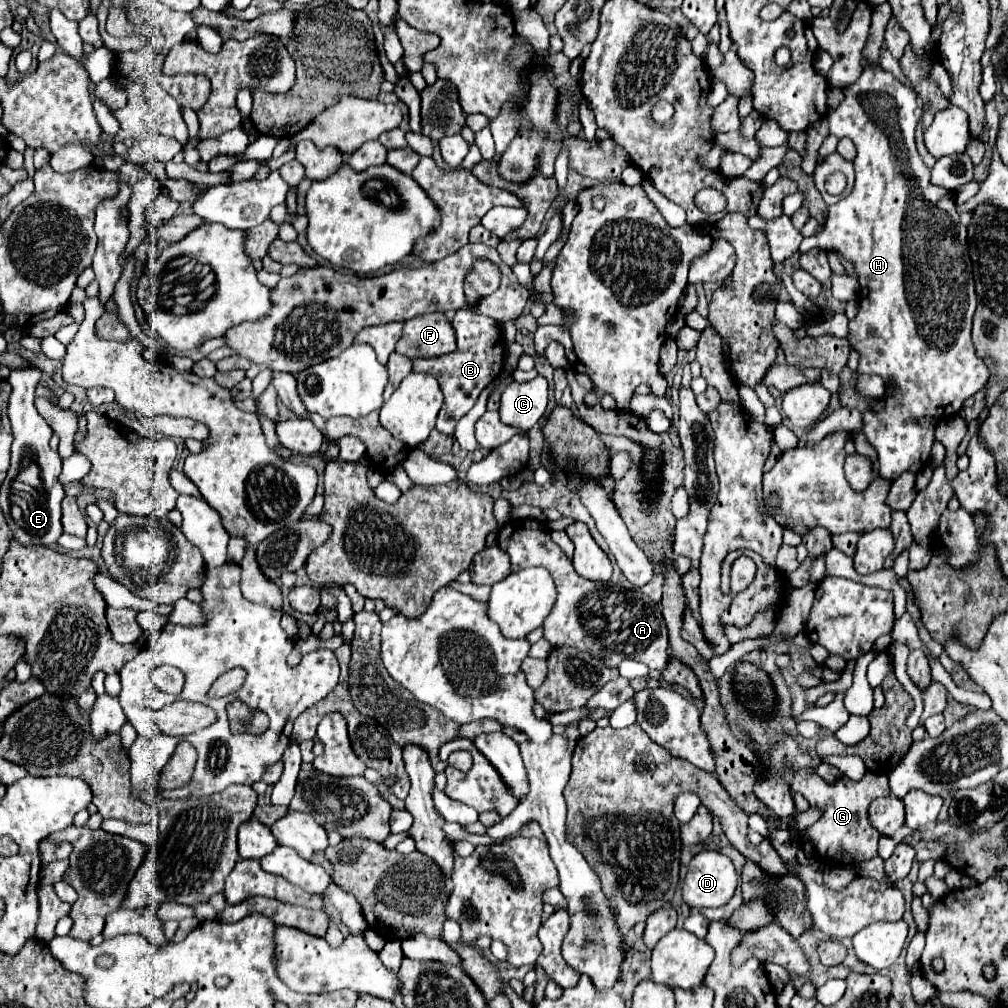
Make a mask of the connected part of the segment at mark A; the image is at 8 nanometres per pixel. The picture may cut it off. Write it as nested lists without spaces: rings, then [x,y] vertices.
[[[510,519],[500,527],[496,545],[510,557],[510,571],[544,567],[556,583],[556,601],[544,619],[544,639],[552,647],[570,645],[602,659],[606,667],[618,667],[622,659],[634,659],[650,669],[664,669],[668,663],[668,631],[660,605],[648,595],[612,583],[596,583],[580,577],[572,561],[550,539],[550,529],[536,519]]]

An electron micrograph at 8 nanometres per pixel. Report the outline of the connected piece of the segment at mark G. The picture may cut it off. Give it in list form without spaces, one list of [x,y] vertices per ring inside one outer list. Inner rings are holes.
[[[814,767],[800,769],[794,777],[794,791],[800,791],[812,807],[822,809],[822,817],[804,833],[800,833],[806,839],[812,839],[816,853],[832,863],[838,865],[850,865],[854,859],[872,859],[876,857],[878,849],[878,831],[868,821],[868,805],[878,799],[890,795],[888,789],[888,777],[878,773],[866,773],[860,781],[852,781],[848,777],[842,777],[838,783],[828,785],[820,775],[816,775]]]

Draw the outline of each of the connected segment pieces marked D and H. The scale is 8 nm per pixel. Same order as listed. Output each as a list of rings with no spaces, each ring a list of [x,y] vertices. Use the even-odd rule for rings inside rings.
[[[704,849],[688,863],[682,885],[682,899],[692,909],[726,905],[738,885],[738,875],[730,859],[718,851]]]
[[[864,63],[858,81],[846,85],[842,91],[844,101],[828,113],[828,121],[830,133],[848,137],[856,145],[856,183],[848,197],[828,209],[824,231],[802,241],[800,253],[810,247],[820,247],[836,251],[854,263],[860,285],[858,313],[848,323],[846,339],[860,355],[858,373],[876,373],[884,379],[886,387],[892,383],[892,391],[868,403],[868,409],[862,413],[862,431],[878,453],[878,475],[886,481],[894,481],[904,471],[920,473],[930,459],[934,425],[920,423],[920,419],[942,419],[952,411],[952,405],[956,405],[958,413],[962,403],[986,385],[988,367],[976,357],[970,337],[978,299],[974,277],[970,275],[970,255],[966,255],[966,227],[960,223],[952,193],[930,183],[930,169],[922,163],[914,145],[914,129],[918,123],[916,93],[890,71],[872,63]]]

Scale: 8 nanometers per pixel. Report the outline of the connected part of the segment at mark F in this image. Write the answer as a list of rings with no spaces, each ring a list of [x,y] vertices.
[[[424,313],[406,321],[396,343],[396,353],[410,359],[432,359],[452,353],[454,349],[454,329],[444,313]]]

